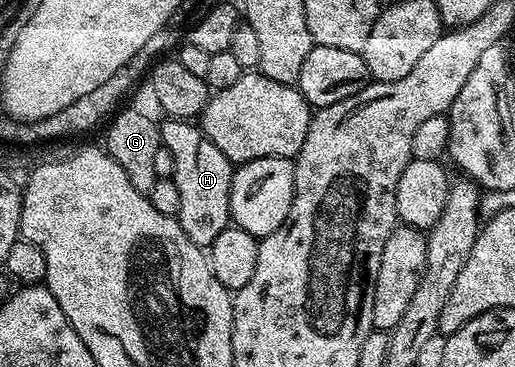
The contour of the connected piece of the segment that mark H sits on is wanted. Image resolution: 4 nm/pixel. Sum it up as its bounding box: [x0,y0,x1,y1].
[159,119,234,247]

